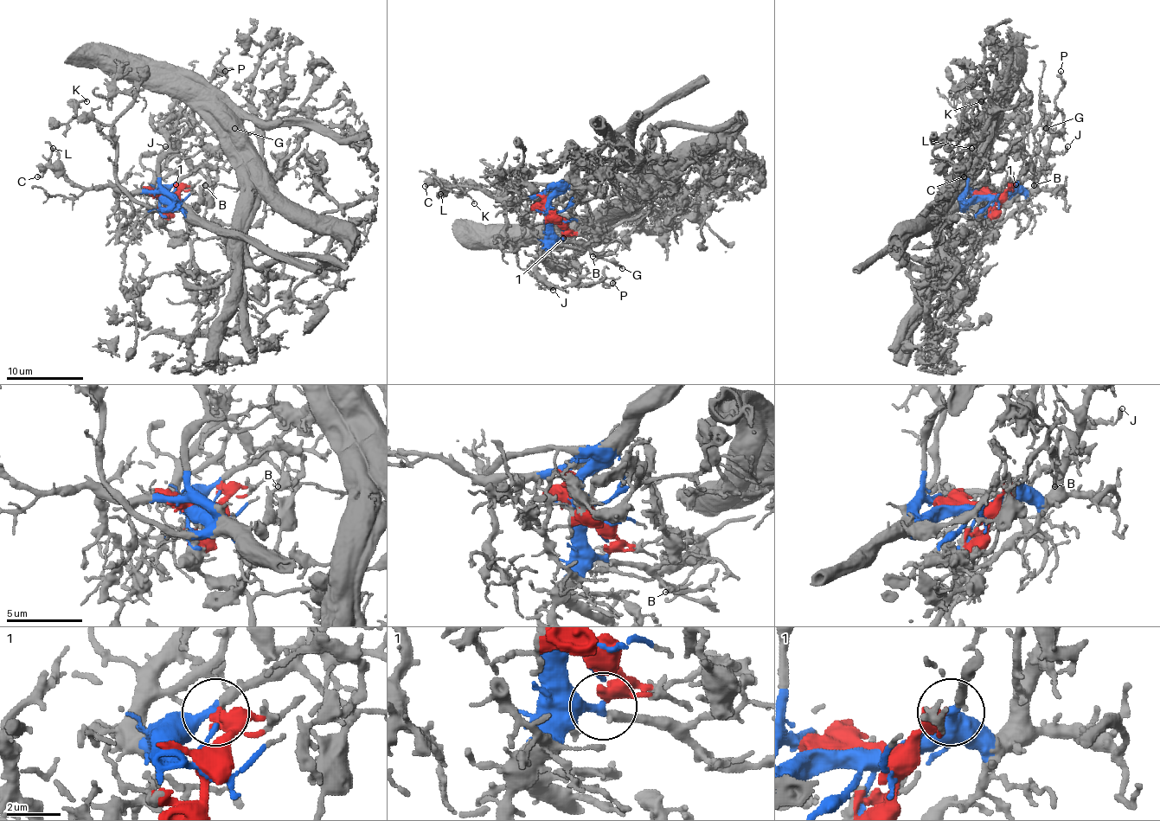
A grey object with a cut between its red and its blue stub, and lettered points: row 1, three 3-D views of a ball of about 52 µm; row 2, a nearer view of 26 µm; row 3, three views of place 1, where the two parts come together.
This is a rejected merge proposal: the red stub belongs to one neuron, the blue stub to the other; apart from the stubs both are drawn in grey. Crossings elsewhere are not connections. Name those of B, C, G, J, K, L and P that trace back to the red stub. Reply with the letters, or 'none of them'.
none of them

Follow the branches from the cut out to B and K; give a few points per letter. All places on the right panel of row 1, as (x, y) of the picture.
B: (990, 195), (1006, 195), (1028, 167), (1031, 169), (1033, 186)
K: (990, 195), (971, 194), (976, 175), (976, 136), (962, 115), (977, 99), (981, 101)

